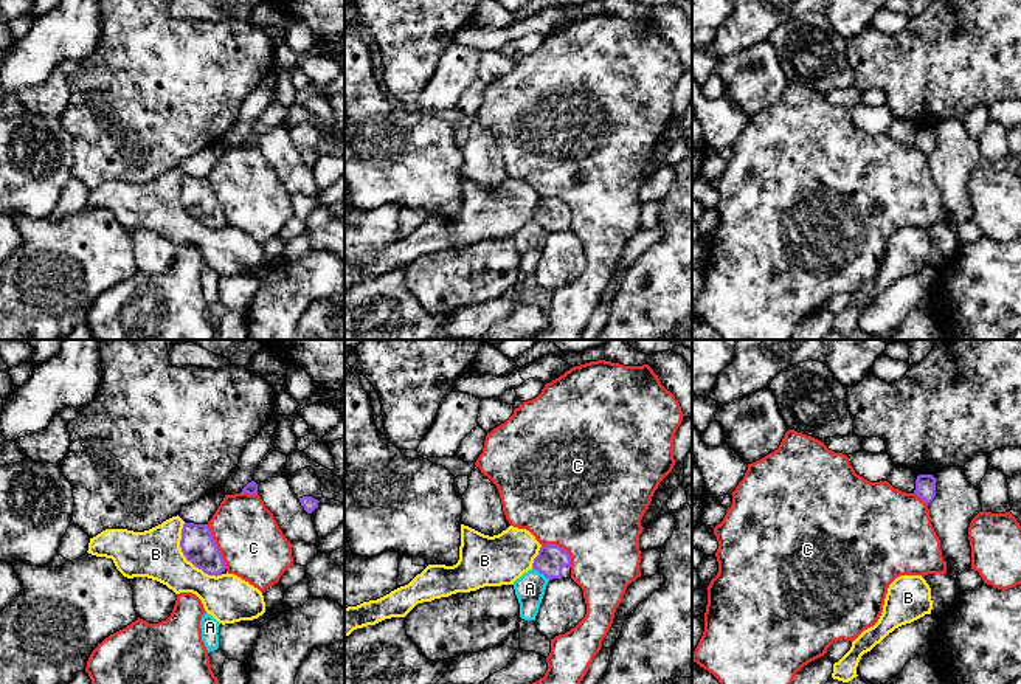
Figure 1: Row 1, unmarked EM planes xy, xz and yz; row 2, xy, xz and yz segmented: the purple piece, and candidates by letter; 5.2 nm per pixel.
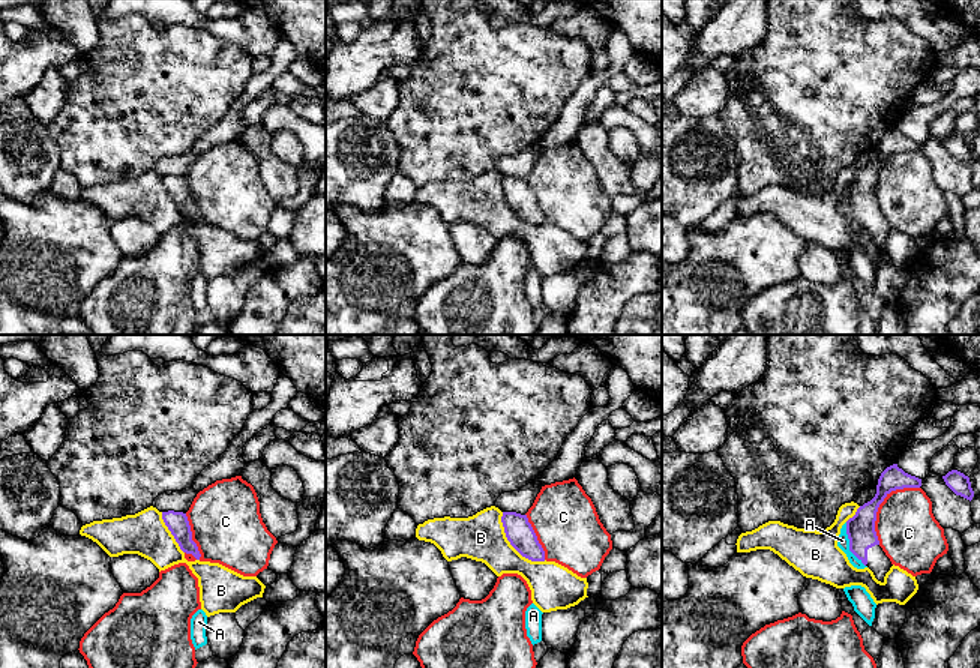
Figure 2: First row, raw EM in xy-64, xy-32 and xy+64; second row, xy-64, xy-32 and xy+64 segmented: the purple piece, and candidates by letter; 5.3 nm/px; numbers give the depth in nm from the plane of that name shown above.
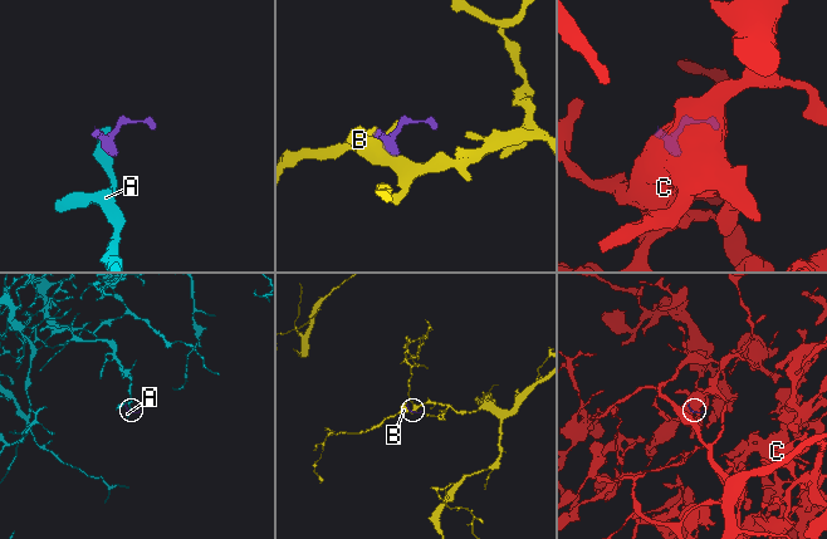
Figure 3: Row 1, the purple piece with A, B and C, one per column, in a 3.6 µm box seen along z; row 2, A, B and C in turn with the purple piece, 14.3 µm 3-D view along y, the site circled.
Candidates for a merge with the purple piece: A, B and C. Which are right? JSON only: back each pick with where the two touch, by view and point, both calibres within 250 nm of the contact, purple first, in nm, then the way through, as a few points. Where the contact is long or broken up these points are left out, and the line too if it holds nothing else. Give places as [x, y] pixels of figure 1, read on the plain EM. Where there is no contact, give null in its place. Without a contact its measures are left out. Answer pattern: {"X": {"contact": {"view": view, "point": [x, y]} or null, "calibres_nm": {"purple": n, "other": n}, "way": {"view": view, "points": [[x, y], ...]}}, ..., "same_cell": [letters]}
{"same_cell": []}

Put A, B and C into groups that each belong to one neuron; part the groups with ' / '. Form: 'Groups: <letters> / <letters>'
Groups: A / B / C

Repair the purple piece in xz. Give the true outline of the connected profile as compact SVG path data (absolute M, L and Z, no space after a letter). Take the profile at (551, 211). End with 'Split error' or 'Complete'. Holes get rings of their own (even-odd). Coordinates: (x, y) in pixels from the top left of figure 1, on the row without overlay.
M555 197L542 199L534 211L532 222L543 226L546 231L571 231L571 209Z. Split error

